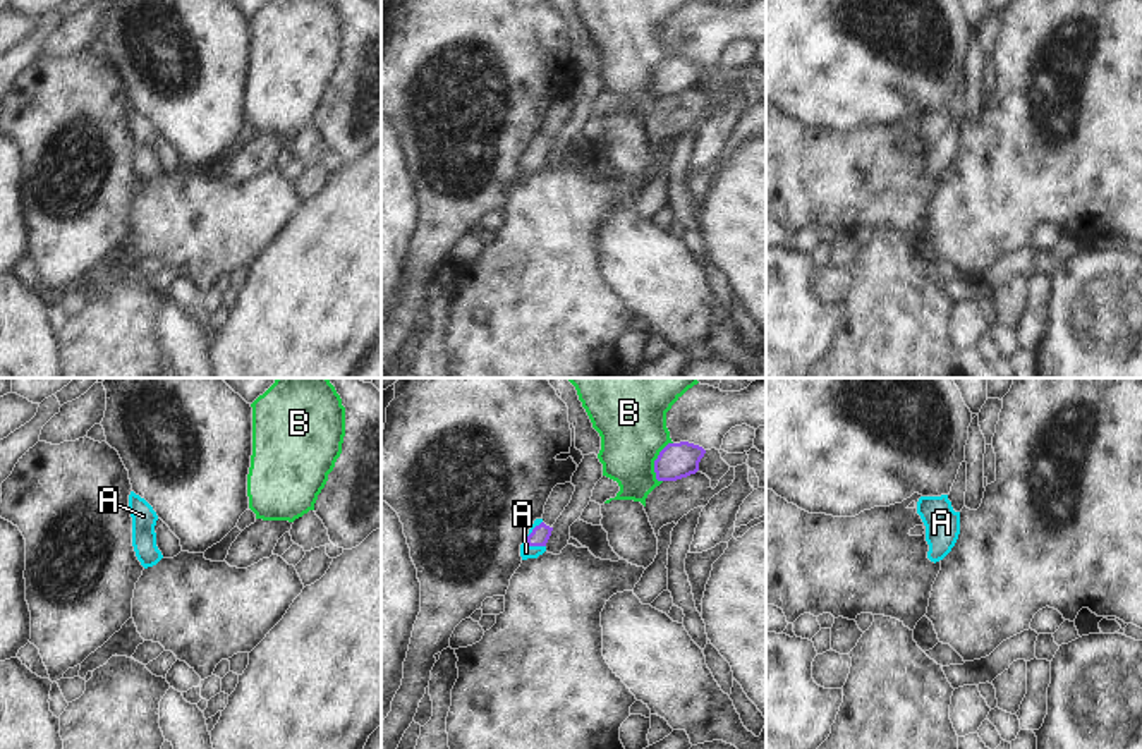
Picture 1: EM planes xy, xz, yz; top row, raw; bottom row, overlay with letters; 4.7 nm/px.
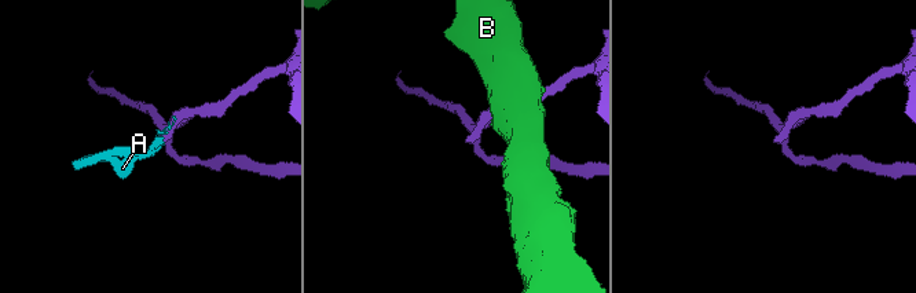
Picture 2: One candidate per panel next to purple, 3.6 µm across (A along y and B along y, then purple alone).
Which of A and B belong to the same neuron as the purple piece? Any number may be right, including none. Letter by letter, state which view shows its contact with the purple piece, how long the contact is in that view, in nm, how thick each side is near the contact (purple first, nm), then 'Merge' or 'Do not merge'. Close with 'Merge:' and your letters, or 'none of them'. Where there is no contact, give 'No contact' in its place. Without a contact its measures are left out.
A: Touches purple in xz. Shared border 140 nm. Thickness 90 nm (purple) against 60 nm. Merge
B: Touches purple in xz. Shared border 200 nm. Thickness 170 nm (purple) against 320 nm. Do not merge
Merge: A

